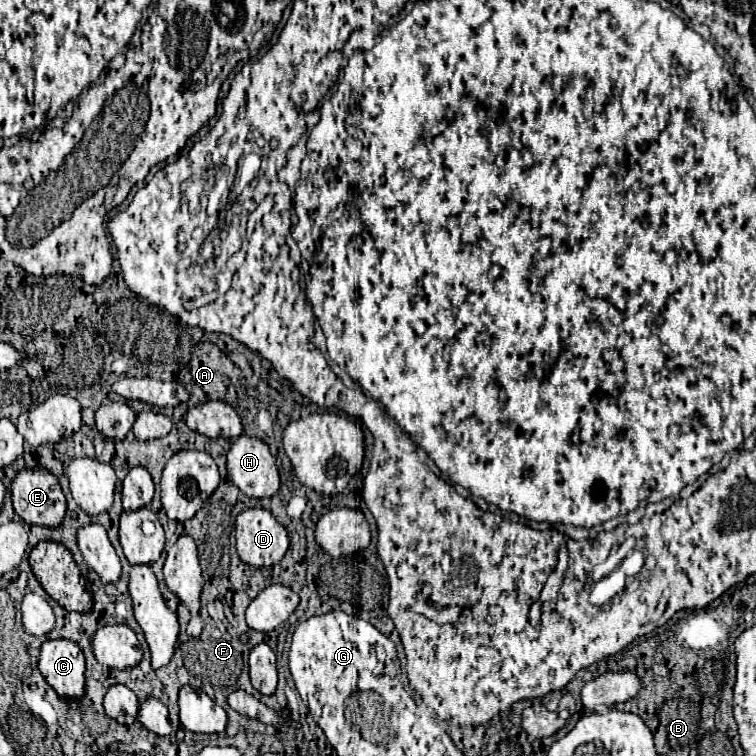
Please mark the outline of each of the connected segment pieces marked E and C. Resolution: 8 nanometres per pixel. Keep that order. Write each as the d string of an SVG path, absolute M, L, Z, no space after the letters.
M21 470L11 484L13 508L23 522L59 528L65 518L65 496L51 472Z
M71 640L43 642L39 670L59 698L79 702L85 696L85 656Z

